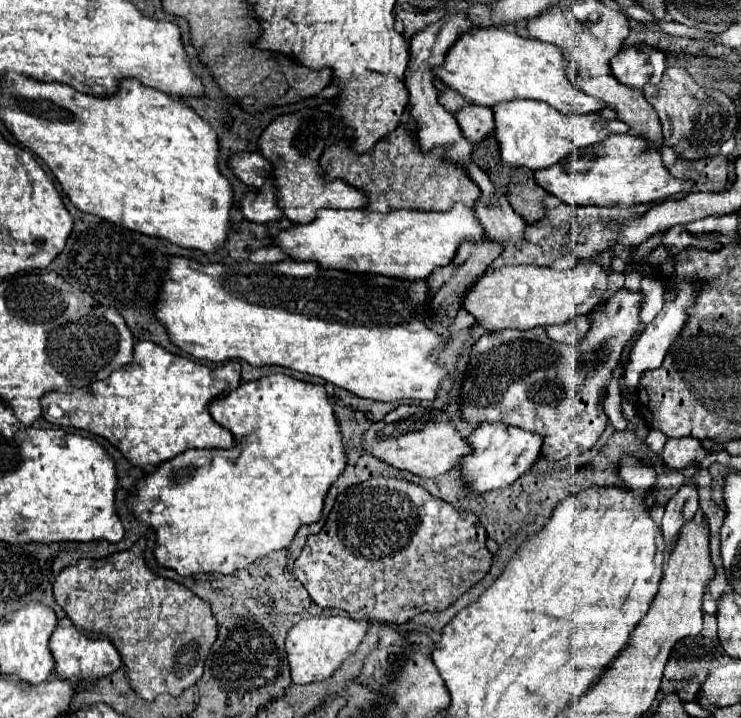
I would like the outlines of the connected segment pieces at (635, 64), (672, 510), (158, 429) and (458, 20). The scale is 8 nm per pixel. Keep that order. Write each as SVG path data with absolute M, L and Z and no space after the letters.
M625 47L611 61L613 75L627 87L641 89L645 83L659 83L667 69L667 55L657 47Z
M697 475L685 477L683 487L669 499L669 503L665 505L665 515L663 515L663 535L667 537L669 543L675 541L679 527L693 519L695 511L699 509L699 493L697 493Z
M139 341L133 351L131 365L125 365L109 375L107 383L97 381L89 391L75 391L75 393L45 393L41 399L43 417L61 427L77 427L95 435L109 439L133 465L153 469L161 463L173 459L175 455L187 449L233 449L235 439L229 429L215 423L209 415L209 405L213 399L227 395L229 391L237 389L241 383L241 367L237 361L229 361L215 371L209 367L195 363L187 357L177 355L177 365L173 365L175 355L151 341Z
M445 13L443 19L431 23L429 27L425 27L423 31L415 33L411 39L411 63L405 71L405 85L409 89L409 103L407 103L407 111L411 113L411 117L417 121L417 139L423 151L429 151L437 145L449 145L447 155L451 157L451 161L469 165L471 163L471 149L473 145L469 141L465 141L455 115L445 111L445 107L439 103L437 99L437 89L433 85L435 73L433 69L443 65L447 51L451 49L451 45L455 45L455 41L467 33L473 27L473 21L467 17L467 13Z

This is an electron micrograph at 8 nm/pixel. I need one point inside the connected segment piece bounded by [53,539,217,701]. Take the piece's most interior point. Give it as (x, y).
(163, 632)

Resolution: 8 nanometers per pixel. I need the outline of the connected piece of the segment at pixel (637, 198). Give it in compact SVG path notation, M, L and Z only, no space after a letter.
M609 135L609 139L573 151L567 159L561 159L549 169L535 173L537 183L563 203L581 207L631 207L631 205L653 205L669 195L689 193L695 187L691 179L673 177L663 165L661 153L653 149L641 135Z

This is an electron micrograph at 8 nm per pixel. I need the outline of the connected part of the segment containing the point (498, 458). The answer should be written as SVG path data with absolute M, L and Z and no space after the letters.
M481 423L469 437L473 451L467 455L467 459L461 459L463 477L471 487L475 487L477 493L485 493L491 489L501 489L511 485L515 479L519 479L541 455L543 437L535 435L533 431L523 431L521 427L511 427L503 423Z

